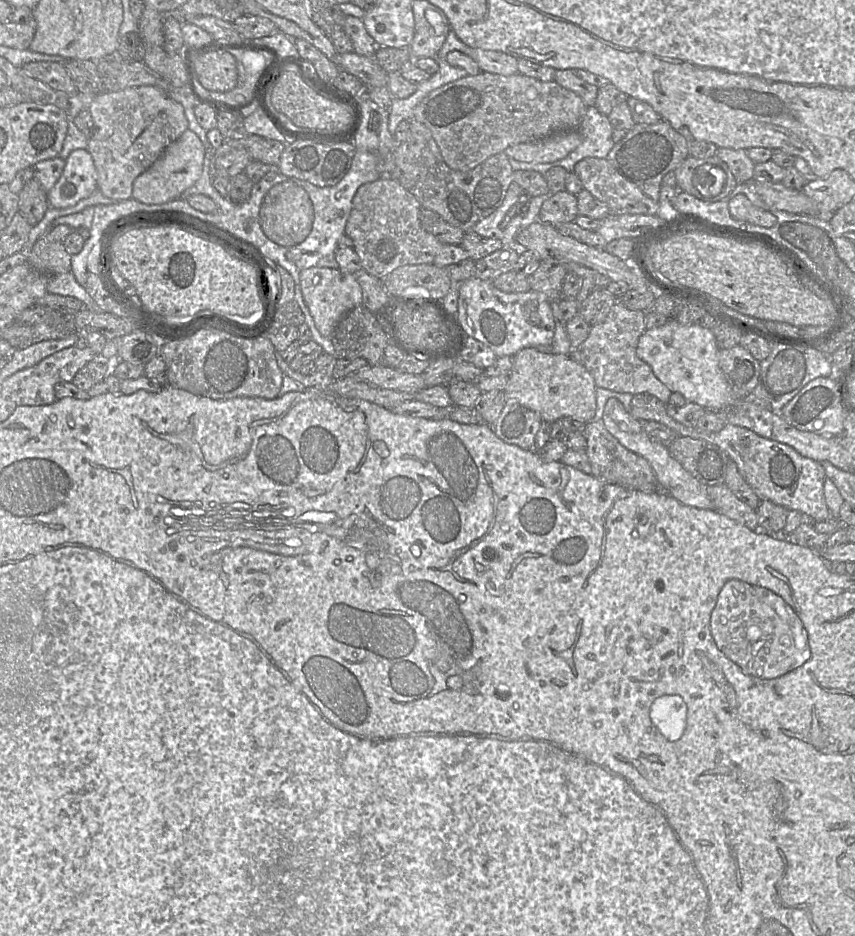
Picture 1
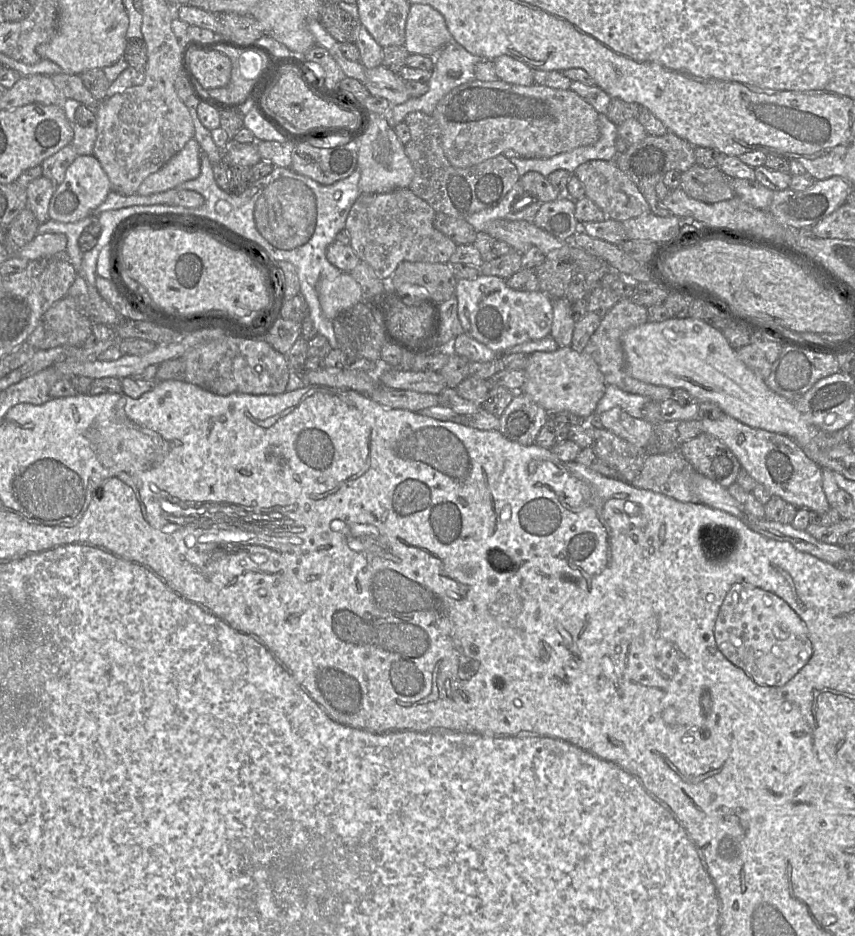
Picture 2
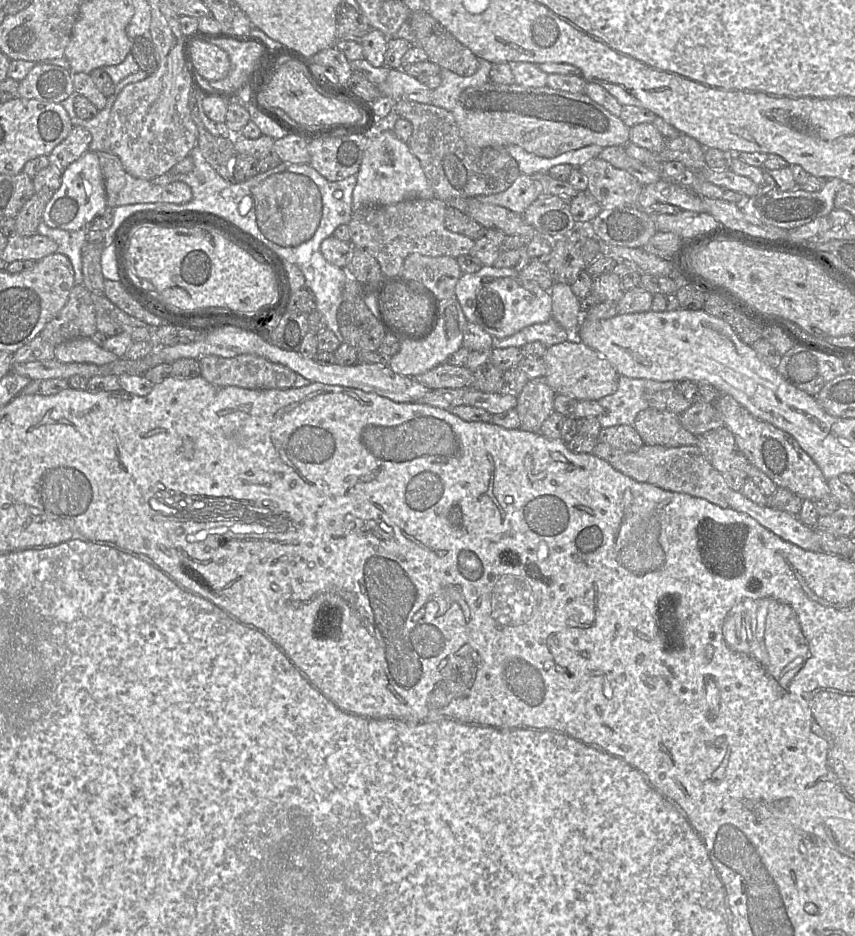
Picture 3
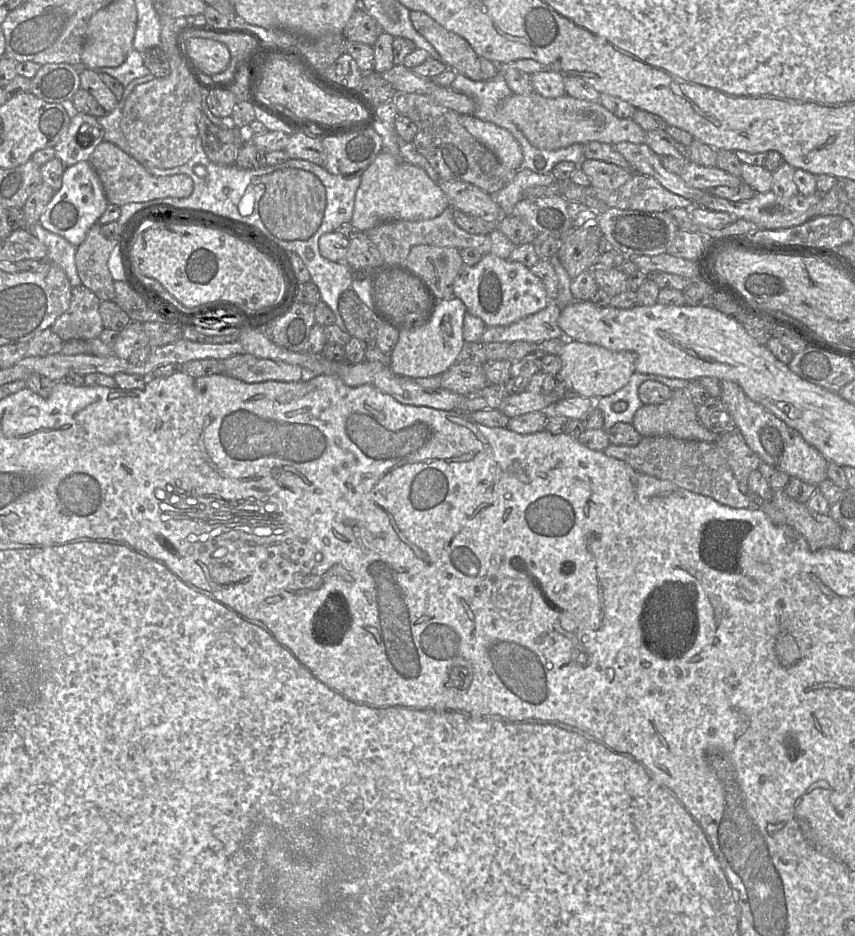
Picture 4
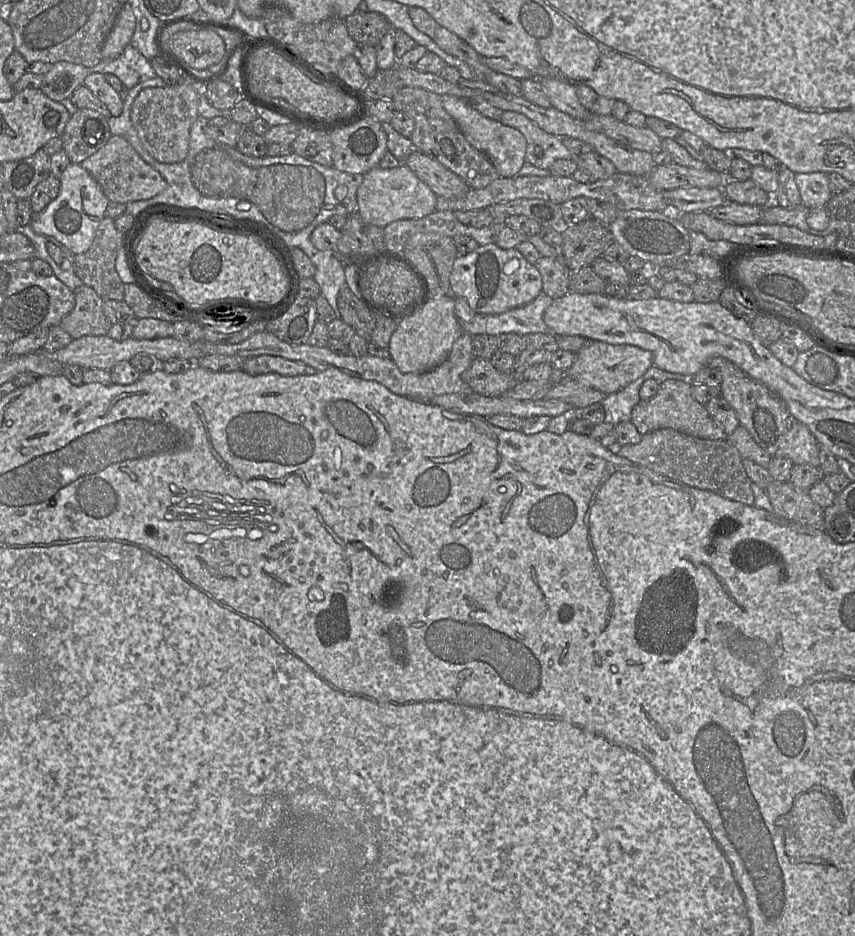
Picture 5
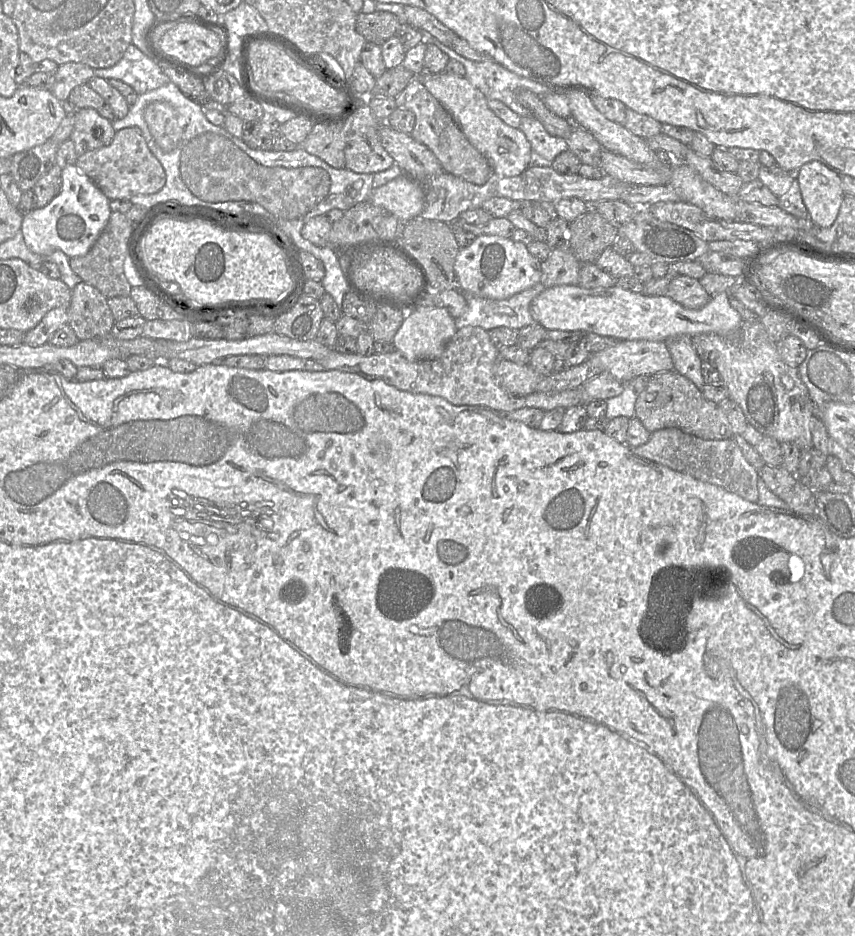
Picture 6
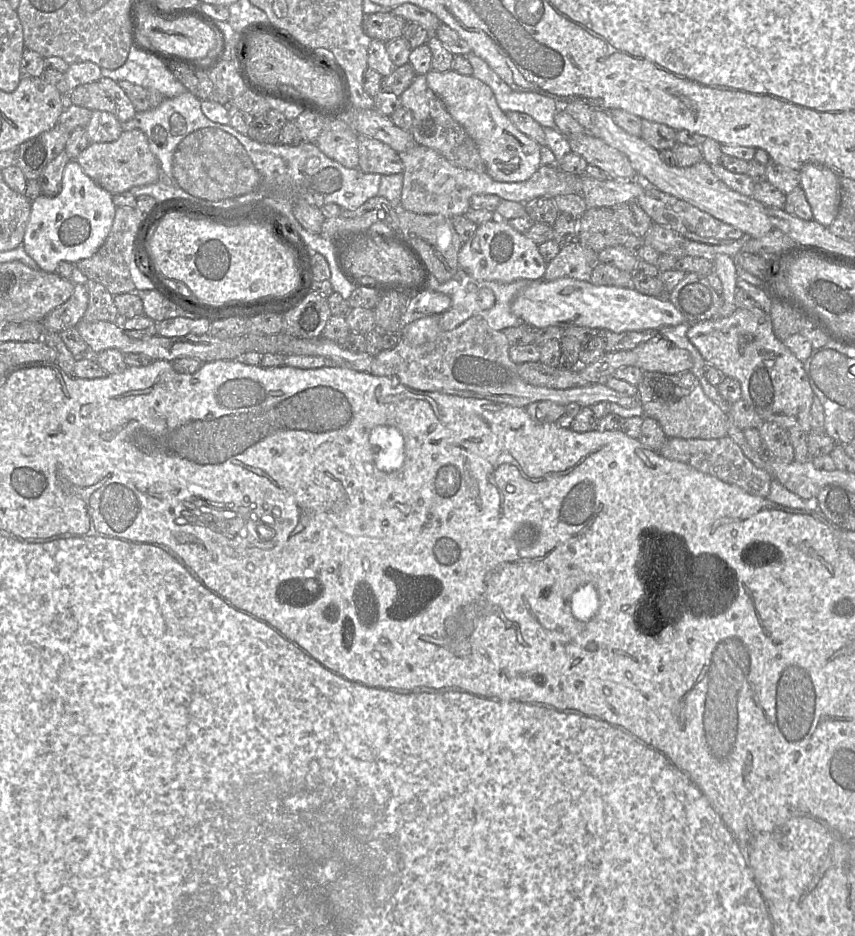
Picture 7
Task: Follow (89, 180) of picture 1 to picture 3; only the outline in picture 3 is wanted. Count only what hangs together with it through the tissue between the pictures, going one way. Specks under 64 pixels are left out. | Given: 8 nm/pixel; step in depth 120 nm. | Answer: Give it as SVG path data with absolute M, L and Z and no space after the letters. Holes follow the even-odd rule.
M85 152L62 172L61 185L45 206L42 222L47 226L65 231L77 231L102 213L107 207L104 177L98 154Z

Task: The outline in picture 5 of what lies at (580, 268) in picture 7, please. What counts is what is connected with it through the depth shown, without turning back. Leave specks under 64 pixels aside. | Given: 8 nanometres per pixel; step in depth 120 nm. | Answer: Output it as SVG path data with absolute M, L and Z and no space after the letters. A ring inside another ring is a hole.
M562 255L558 259L542 257L536 264L542 277L542 292L552 299L563 297L570 292L571 270L562 263Z

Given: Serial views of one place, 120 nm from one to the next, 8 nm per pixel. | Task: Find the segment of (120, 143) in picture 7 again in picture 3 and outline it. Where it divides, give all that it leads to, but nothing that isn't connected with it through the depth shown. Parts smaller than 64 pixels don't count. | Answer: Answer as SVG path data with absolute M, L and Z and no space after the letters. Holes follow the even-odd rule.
M96 153L104 177L109 208L141 203L185 204L192 199L191 188L183 182L156 185L149 180L130 175L119 158L112 153Z

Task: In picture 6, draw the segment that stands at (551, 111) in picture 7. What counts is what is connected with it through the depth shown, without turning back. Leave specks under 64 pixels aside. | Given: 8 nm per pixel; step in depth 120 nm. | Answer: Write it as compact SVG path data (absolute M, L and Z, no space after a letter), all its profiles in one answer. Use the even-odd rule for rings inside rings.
M420 30L422 34L424 35L424 41L428 43L434 43L440 50L442 50L445 54L448 55L450 59L456 60L463 64L465 67L465 78L477 89L479 89L485 97L492 100L498 100L502 103L504 103L506 106L508 106L512 111L517 113L520 117L530 117L531 112L523 107L517 100L517 93L521 89L527 89L534 94L538 95L539 97L544 96L545 94L549 93L551 89L549 89L547 86L542 85L538 82L535 82L533 80L530 80L528 78L519 76L508 69L506 69L504 66L498 64L497 62L493 60L488 60L484 62L477 62L472 61L468 58L465 58L458 54L456 51L452 49L452 47L448 47L441 43L439 40L431 36L427 31Z

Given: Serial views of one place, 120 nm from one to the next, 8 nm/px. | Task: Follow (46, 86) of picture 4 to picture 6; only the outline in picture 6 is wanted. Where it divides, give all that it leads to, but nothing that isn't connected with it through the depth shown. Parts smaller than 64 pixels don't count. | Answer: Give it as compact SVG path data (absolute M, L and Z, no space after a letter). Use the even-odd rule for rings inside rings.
M77 62L59 65L55 72L55 83L51 92L59 101L68 100L71 91L76 86L88 83L95 76L94 70L86 64Z

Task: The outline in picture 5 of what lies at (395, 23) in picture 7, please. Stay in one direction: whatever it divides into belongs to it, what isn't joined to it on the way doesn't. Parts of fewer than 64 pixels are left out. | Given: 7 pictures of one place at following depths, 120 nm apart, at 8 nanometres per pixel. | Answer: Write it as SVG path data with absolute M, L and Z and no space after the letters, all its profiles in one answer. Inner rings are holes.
M357 10L345 18L349 35L358 43L375 47L382 37L393 29L381 13Z

